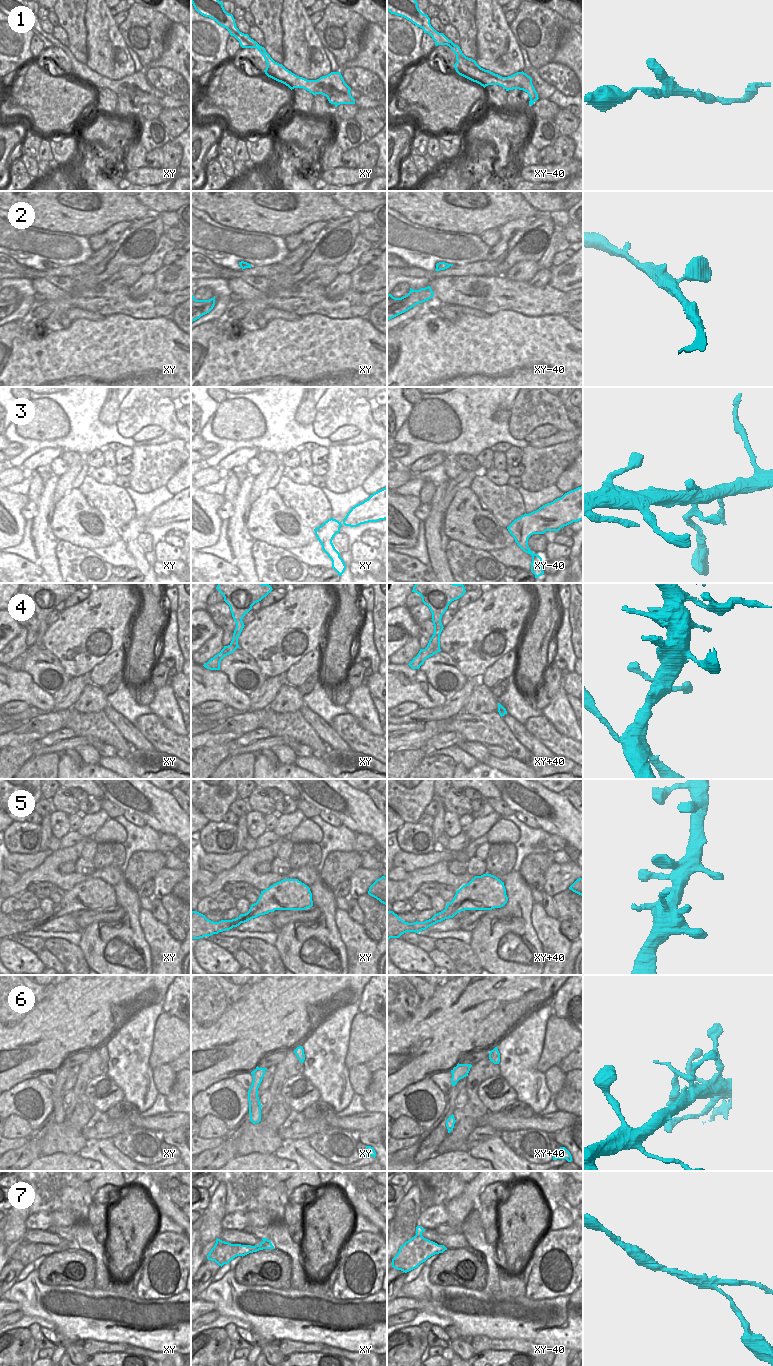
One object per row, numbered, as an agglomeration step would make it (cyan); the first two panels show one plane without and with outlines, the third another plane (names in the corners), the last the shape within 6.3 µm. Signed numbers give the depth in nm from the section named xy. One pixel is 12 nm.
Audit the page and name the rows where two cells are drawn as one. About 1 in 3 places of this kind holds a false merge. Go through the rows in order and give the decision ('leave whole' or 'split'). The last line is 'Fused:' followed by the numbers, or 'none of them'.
1: leave whole
2: leave whole
3: leave whole
4: leave whole
5: leave whole
6: leave whole
7: leave whole
Fused: none of them

